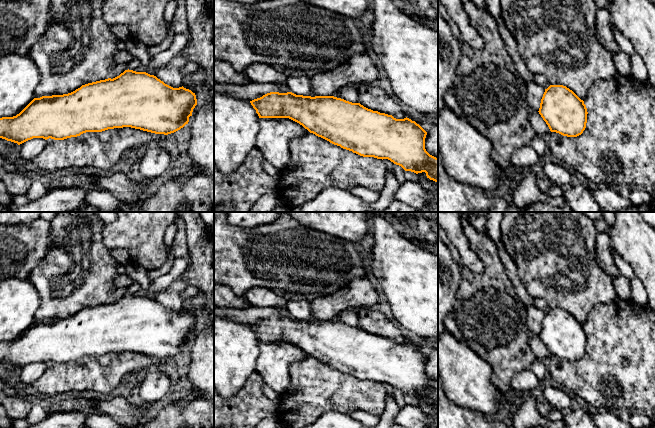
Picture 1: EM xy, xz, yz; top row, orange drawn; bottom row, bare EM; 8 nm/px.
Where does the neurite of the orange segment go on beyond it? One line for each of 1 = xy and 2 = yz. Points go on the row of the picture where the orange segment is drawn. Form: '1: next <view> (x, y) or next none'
1: next none
2: next none

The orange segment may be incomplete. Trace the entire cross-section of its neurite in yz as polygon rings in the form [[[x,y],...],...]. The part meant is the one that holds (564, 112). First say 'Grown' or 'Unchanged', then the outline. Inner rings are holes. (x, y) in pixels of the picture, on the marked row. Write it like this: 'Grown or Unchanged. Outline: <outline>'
Unchanged. Outline: [[[550,85],[545,89],[538,112],[551,132],[577,137],[586,128],[586,105],[566,86]]]

